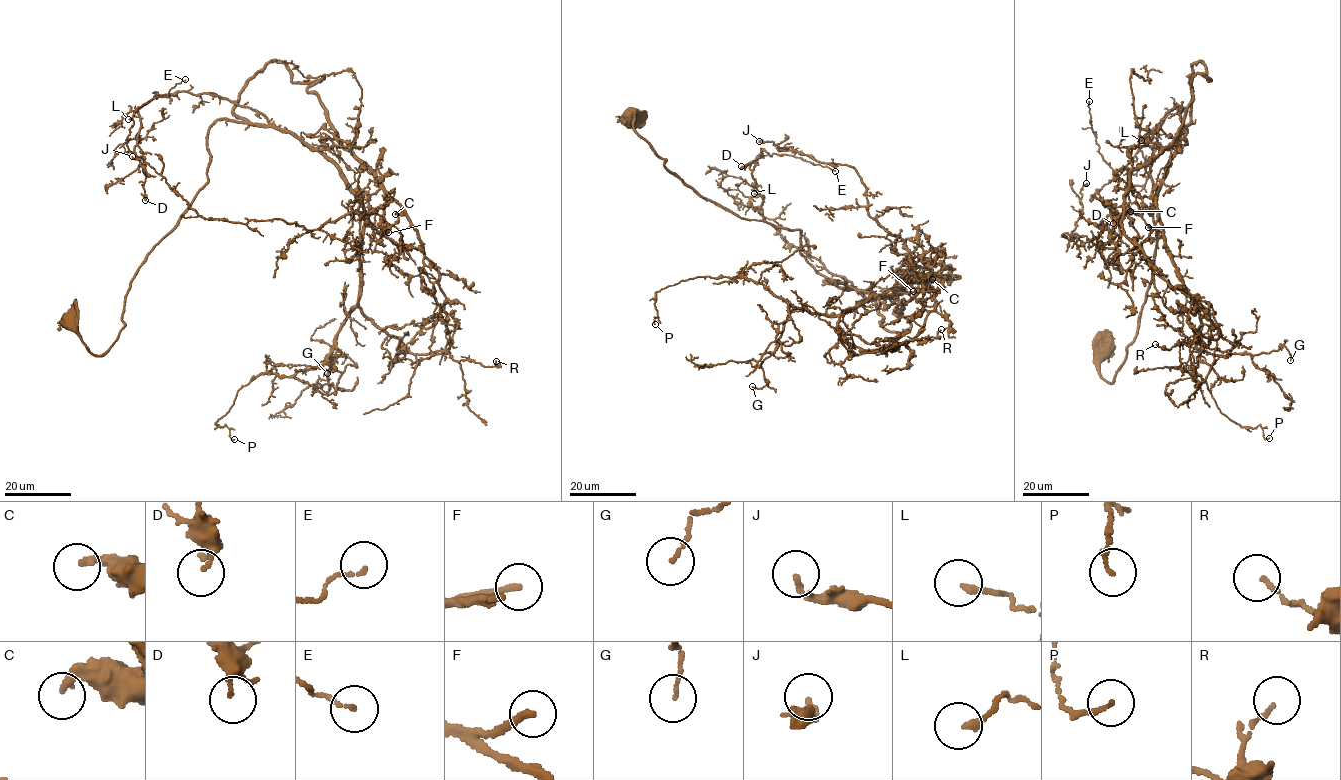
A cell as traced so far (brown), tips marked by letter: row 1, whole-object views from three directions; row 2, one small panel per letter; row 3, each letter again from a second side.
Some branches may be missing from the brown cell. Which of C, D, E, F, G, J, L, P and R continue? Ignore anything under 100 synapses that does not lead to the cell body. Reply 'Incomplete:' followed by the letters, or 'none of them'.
Incomplete: none of them

